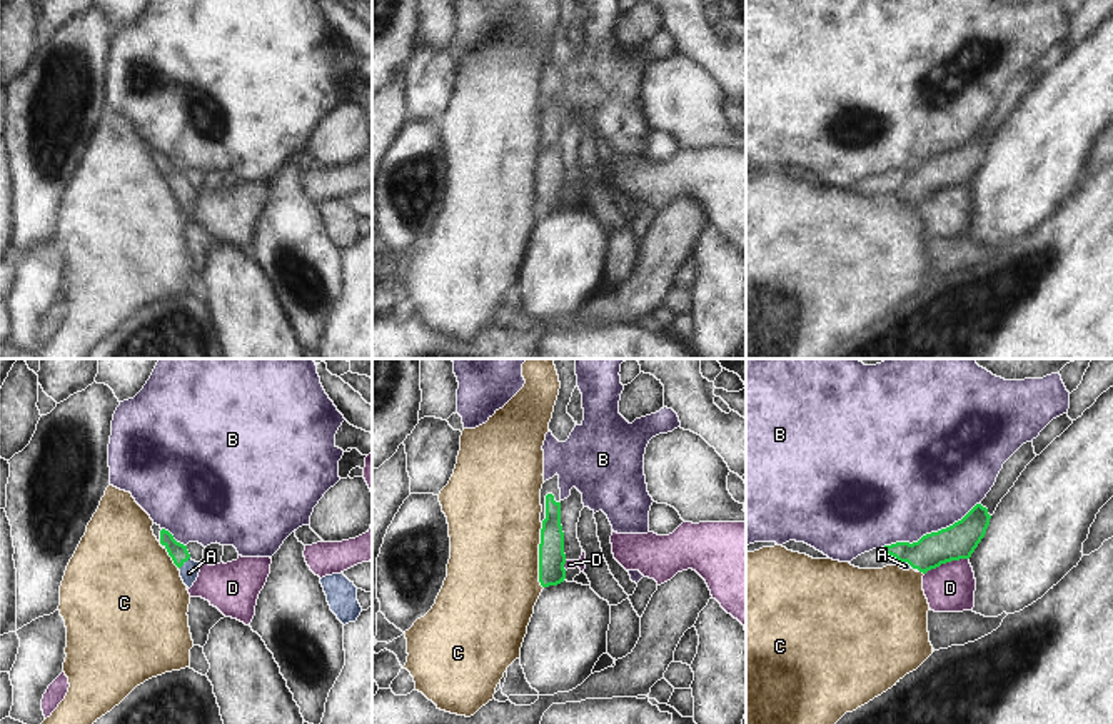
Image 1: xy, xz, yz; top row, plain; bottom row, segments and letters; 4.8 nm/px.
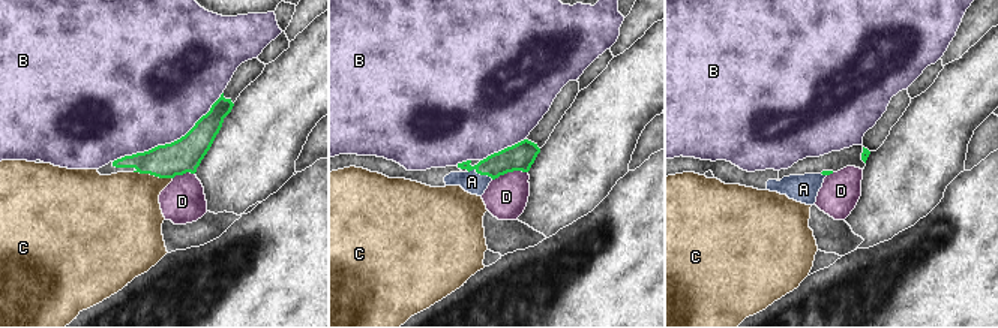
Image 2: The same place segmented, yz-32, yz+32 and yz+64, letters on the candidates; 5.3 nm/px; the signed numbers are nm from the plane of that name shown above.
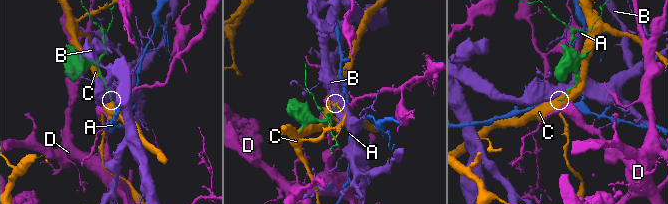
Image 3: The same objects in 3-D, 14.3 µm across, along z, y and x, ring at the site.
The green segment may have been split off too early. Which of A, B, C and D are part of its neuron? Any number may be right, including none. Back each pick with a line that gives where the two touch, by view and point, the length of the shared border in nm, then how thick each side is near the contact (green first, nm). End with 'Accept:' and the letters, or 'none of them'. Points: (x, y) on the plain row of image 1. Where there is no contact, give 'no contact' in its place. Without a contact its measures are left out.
A: xy (182, 191) | 80 nm | 90/90 nm
Accept: A

